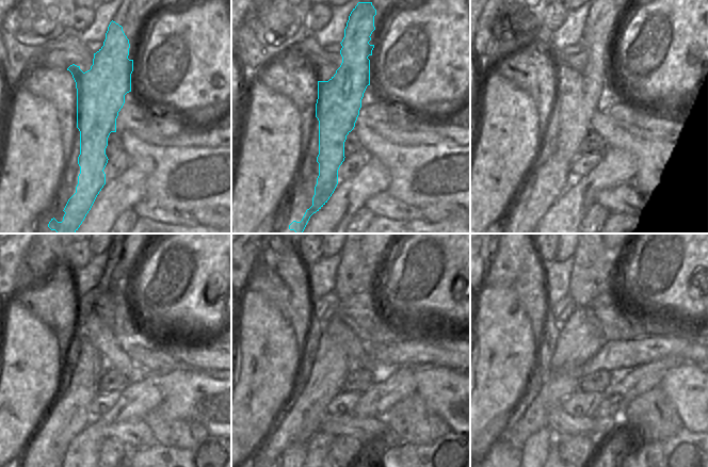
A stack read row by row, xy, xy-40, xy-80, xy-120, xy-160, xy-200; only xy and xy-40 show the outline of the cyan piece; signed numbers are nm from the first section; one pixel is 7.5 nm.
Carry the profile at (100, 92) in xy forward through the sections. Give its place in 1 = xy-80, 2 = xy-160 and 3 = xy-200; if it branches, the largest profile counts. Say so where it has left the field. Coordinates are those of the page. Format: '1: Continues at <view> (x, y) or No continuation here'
1: Continues at xy-80 (578, 100)
2: Continues at xy-160 (376, 255)
3: Continues at xy-200 (617, 256).

